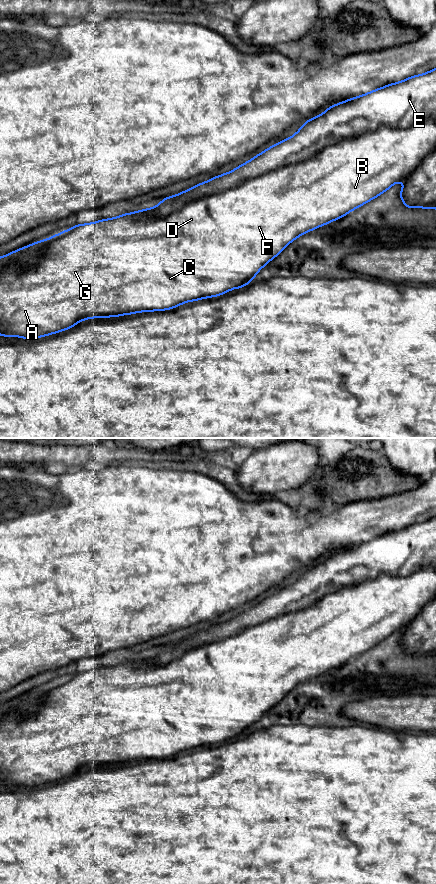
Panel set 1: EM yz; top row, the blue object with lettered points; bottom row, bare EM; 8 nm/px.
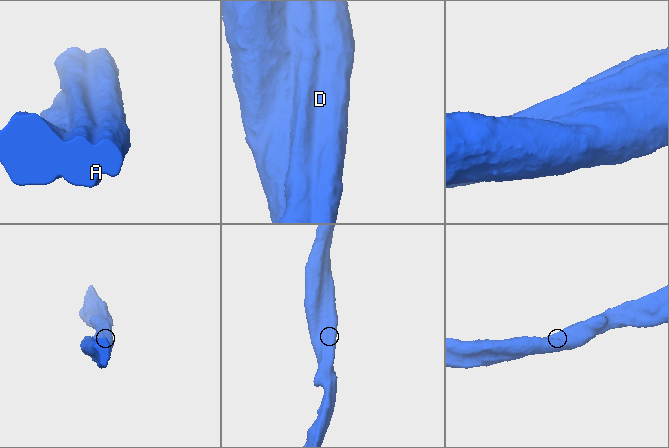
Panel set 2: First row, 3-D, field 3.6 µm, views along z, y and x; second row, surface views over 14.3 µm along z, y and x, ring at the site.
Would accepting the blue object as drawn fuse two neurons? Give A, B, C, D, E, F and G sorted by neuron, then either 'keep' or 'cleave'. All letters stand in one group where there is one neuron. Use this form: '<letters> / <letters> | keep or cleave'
A B C D E F G | keep

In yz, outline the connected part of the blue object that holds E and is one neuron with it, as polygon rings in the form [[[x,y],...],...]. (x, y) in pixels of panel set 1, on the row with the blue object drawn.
[[[436,68],[336,103],[326,108],[323,114],[304,121],[303,126],[293,136],[267,148],[232,171],[215,176],[174,196],[165,197],[154,207],[97,222],[76,224],[50,238],[0,257],[0,336],[16,336],[34,340],[65,331],[80,321],[90,318],[170,310],[185,302],[217,297],[232,289],[243,288],[254,280],[256,274],[266,264],[299,236],[346,216],[402,180],[404,185],[399,196],[406,208],[436,209]]]

